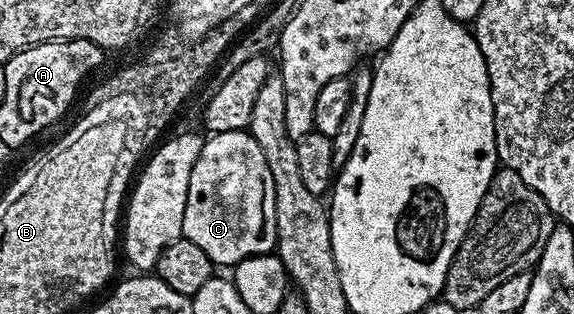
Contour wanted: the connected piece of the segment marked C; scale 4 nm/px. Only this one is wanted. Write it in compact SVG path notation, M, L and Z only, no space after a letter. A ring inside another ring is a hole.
M249 131L216 133L203 140L200 159L196 159L192 179L188 179L182 236L196 243L196 247L200 247L200 251L218 267L233 267L249 257L275 252L278 244L276 187L272 183L272 171L268 171L268 163L264 163L264 151Z

